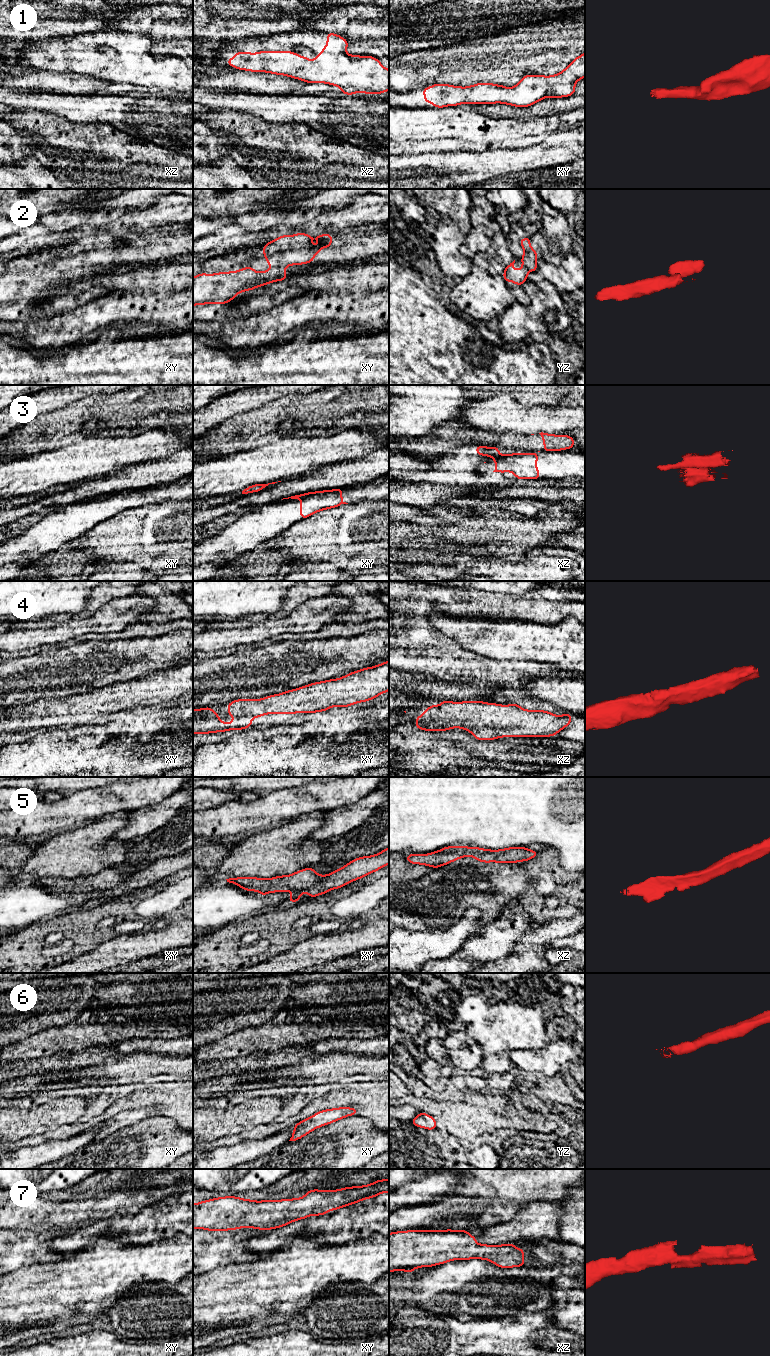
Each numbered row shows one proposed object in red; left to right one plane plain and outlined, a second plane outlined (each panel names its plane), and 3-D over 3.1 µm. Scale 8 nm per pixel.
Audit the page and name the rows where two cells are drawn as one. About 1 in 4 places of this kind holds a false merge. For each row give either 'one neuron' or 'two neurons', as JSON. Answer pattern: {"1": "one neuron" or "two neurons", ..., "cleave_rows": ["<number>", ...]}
{"1": "one neuron", "2": "one neuron", "3": "two neurons", "4": "one neuron", "5": "one neuron", "6": "one neuron", "7": "one neuron", "cleave_rows": ["3"]}

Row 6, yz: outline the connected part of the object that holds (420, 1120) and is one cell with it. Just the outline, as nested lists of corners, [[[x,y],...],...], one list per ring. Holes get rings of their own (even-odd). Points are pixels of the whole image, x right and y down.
[[[419,1113],[412,1121],[411,1123],[414,1126],[418,1126],[421,1128],[425,1128],[425,1129],[429,1129],[429,1130],[433,1130],[437,1127],[437,1123],[435,1121],[435,1119],[426,1114],[426,1113]]]

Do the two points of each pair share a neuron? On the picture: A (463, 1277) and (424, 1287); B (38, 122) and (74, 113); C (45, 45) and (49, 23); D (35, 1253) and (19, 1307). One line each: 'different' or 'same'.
A: same
B: different
C: different
D: different

